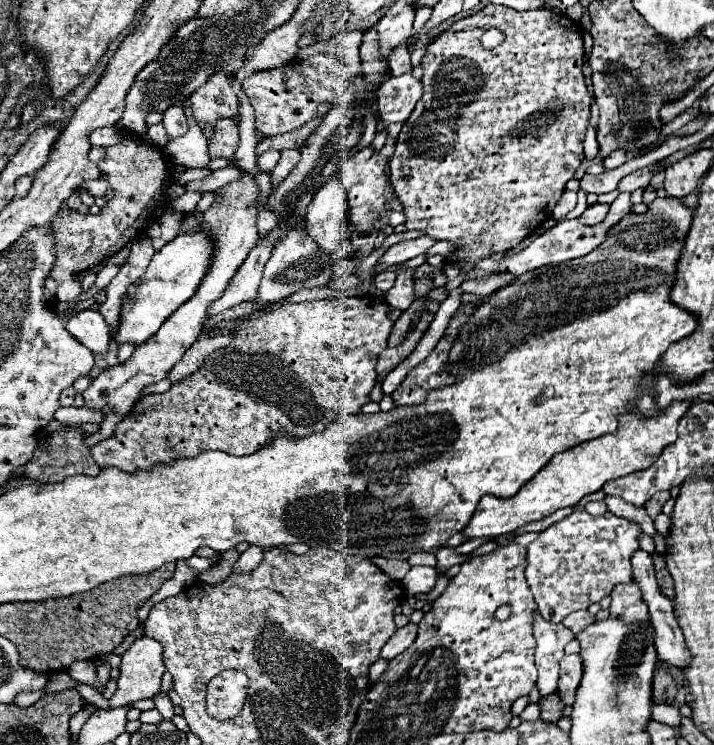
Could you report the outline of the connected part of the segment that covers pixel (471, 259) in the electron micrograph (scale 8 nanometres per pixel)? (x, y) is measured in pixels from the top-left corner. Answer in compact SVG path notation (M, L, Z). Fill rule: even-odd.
M490 4L490 8L480 10L456 24L464 24L466 28L464 30L450 28L450 30L438 34L426 48L426 54L422 58L424 94L422 94L422 100L418 100L414 112L410 114L410 120L404 122L402 132L396 140L396 148L390 158L390 184L394 188L396 198L404 206L404 216L408 218L404 222L406 230L418 230L418 232L424 232L424 236L430 236L436 240L446 240L446 242L454 244L456 250L450 256L446 256L446 262L450 266L458 268L460 274L468 274L468 272L476 270L476 264L480 260L490 258L494 252L506 252L508 248L514 248L522 238L536 232L536 228L542 226L542 222L548 218L554 204L560 200L560 196L566 188L566 182L570 178L574 178L578 166L584 160L582 142L584 142L586 126L588 126L588 118L590 118L590 96L586 92L586 82L584 82L584 72L582 72L582 66L584 66L582 30L568 16L556 14L556 12L550 12L544 8L534 10L534 12L518 12L518 10L512 10L506 6ZM494 26L506 34L506 40L494 50L484 50L480 46L480 36L484 30L494 28Z

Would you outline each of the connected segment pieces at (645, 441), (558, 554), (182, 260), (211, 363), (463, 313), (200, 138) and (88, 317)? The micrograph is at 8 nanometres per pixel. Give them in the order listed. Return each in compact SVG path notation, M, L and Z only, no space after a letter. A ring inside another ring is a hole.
M672 402L666 412L652 418L640 418L634 412L622 414L620 426L614 434L604 434L602 438L588 440L584 444L574 446L572 450L556 454L546 464L546 468L542 468L542 472L534 476L534 480L526 482L518 490L516 496L506 500L490 494L484 496L474 516L470 518L470 524L462 530L464 538L498 538L502 534L510 534L522 524L542 520L560 508L574 506L582 496L598 492L608 480L646 470L660 456L664 446L676 440L678 420L684 416L688 406L690 402Z
M574 510L548 530L538 532L538 538L528 546L526 580L542 618L562 622L570 612L586 610L590 604L600 602L616 584L630 584L630 558L640 548L640 534L640 526L632 520L612 512L590 516L584 510Z
M196 230L190 234L178 234L172 242L168 242L162 250L152 256L146 272L126 290L126 300L120 310L120 322L114 330L114 340L118 346L144 344L150 336L158 332L164 320L178 306L182 306L186 298L192 296L192 292L196 292L212 258L210 248L210 240L202 234L202 230Z
M378 296L324 298L324 300L312 300L312 302L300 302L300 304L284 304L278 310L272 310L260 318L244 320L238 326L236 338L232 340L232 344L228 348L216 350L214 354L210 354L204 360L204 366L200 370L196 370L194 374L172 384L172 388L168 392L142 396L138 400L138 404L132 408L132 412L128 414L128 418L118 422L118 426L114 428L114 434L110 438L102 440L100 444L92 446L90 452L92 452L92 456L100 468L114 466L114 468L120 468L124 472L134 472L138 468L150 468L150 466L160 464L160 462L172 462L174 458L180 458L180 456L198 456L204 450L222 450L222 452L228 452L234 456L254 454L258 448L262 448L278 432L290 432L296 436L322 432L338 414L358 414L360 408L370 402L370 392L372 392L372 388L376 384L376 376L378 376L376 374L376 360L378 360L380 352L388 348L388 336L390 336L392 326L394 326L394 322L390 320L390 310L392 310L390 304Z
M466 304L460 306L454 314L454 318L448 324L448 330L444 334L444 338L436 344L436 348L432 350L432 354L420 362L412 372L408 372L408 376L404 378L404 382L392 392L394 404L396 406L408 406L408 404L420 404L426 400L426 392L434 390L434 388L442 388L454 382L452 376L448 376L444 372L444 364L448 358L448 350L452 346L454 336L458 334L460 326L464 324L466 316L474 310L474 304Z
M186 99L181 100L181 102L180 105L188 118L190 130L188 130L184 136L172 140L166 148L168 148L168 152L174 152L174 154L172 154L174 164L182 164L182 166L186 166L186 168L206 168L208 162L210 162L208 142L206 142L204 134L200 132L191 108L186 104Z
M82 310L78 314L74 314L68 324L66 330L78 340L82 342L92 354L106 354L110 350L110 324L106 322L106 318L102 316L100 310Z

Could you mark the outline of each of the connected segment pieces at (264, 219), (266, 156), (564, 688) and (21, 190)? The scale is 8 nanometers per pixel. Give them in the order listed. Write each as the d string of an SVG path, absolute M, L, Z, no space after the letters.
M258 206L258 208L260 208L258 210L258 232L262 236L262 234L270 232L278 224L278 220L274 220L274 216L270 212L266 212L266 208L262 208L262 206Z
M268 150L268 152L258 156L258 166L260 166L260 170L270 172L278 164L278 160L280 160L280 152L278 150Z
M580 652L566 654L560 660L560 680L558 680L558 696L564 704L574 704L574 696L578 684L582 680L582 658Z
M26 175L19 178L15 183L15 191L17 197L24 197L30 192L34 181L33 175Z

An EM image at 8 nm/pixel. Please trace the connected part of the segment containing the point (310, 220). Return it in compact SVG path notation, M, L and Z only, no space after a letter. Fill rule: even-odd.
M336 174L316 192L314 200L310 202L310 206L306 208L306 230L308 234L314 238L314 242L318 244L318 248L332 256L332 258L342 258L342 256L350 256L354 258L352 254L356 252L356 248L352 246L350 238L348 238L348 228L350 228L350 222L348 222L348 200L346 200L346 188L342 182L338 182Z

